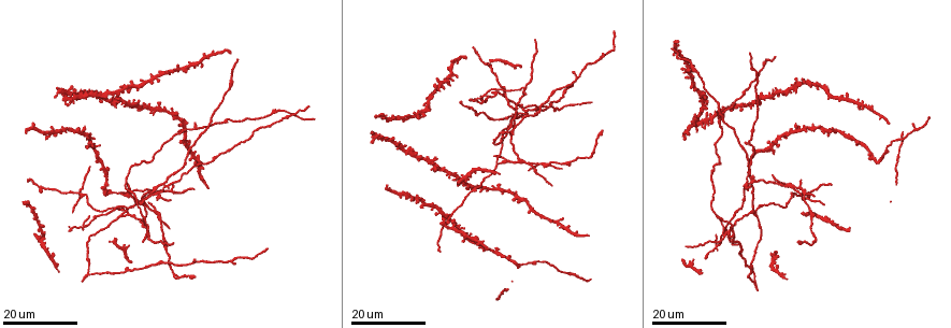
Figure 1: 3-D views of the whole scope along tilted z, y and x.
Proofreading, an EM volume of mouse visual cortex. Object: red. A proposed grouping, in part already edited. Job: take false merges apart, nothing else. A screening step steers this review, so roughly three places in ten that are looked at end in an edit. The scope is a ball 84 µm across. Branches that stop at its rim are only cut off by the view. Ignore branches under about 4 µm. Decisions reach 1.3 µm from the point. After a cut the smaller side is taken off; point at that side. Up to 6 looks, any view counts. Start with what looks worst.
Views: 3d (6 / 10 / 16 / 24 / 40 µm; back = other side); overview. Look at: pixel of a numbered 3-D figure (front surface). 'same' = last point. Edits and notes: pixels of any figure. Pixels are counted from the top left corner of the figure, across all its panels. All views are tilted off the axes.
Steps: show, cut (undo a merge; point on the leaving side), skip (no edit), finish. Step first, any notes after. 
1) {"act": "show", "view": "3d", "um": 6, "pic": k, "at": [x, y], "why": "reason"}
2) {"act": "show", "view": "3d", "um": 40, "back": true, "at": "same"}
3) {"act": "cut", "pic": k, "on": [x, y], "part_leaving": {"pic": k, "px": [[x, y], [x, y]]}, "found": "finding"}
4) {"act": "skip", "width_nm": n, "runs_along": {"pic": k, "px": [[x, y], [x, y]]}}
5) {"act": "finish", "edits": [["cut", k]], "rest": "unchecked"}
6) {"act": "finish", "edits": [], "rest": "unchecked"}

{"act": "show", "view": "3d", "um": 24, "pic": 1, "at": [124, 217]}

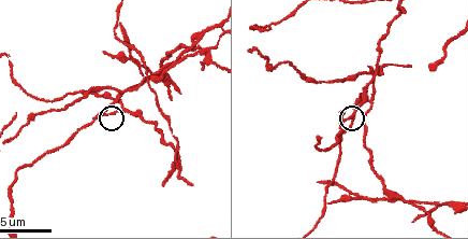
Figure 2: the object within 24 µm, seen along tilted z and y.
{"act": "show", "view": "3d", "um": 6, "pic": 2, "at": [111, 112]}

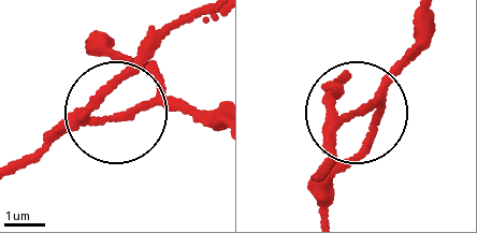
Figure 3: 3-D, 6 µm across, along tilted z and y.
{"act": "cut", "pic": 3, "on": [128, 118], "side_arm_um": 81, "part_leaving": {"pic": 3, "px": [[78, 127], [164, 103], [218, 115]]}, "found": "two cells meet here"}

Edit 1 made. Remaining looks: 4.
{"act": "show", "view": "3d", "um": 16, "pic": 1, "at": [520, 265], "why": "side arm on a straight run"}

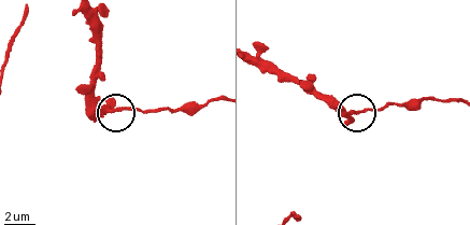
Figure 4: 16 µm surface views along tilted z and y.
{"act": "show", "view": "3d", "um": 6, "pic": 4, "at": [118, 108], "why": "zoom in"}

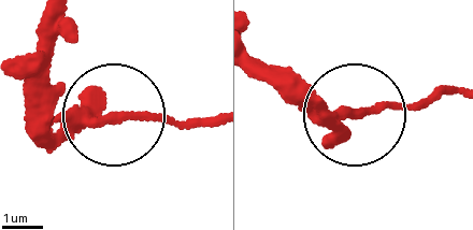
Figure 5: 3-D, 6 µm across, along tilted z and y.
{"act": "show", "view": "3d", "um": 6, "back": true, "pic": 5, "at": [115, 119]}

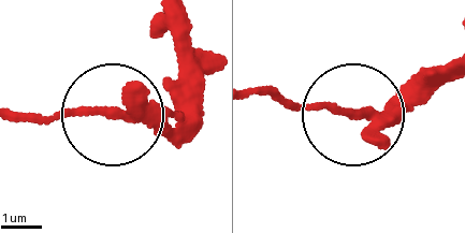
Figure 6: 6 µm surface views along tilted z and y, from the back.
{"act": "cut", "pic": 6, "on": [96, 114], "arms": 3, "part_leaving": {"pic": 6, "px": [[149, 111], [22, 122]]}, "found": "two cells meet here"}

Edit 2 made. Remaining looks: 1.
{"act": "finish", "edits": [["cut", 3], ["cut", 6]], "rest": "unchecked"}

